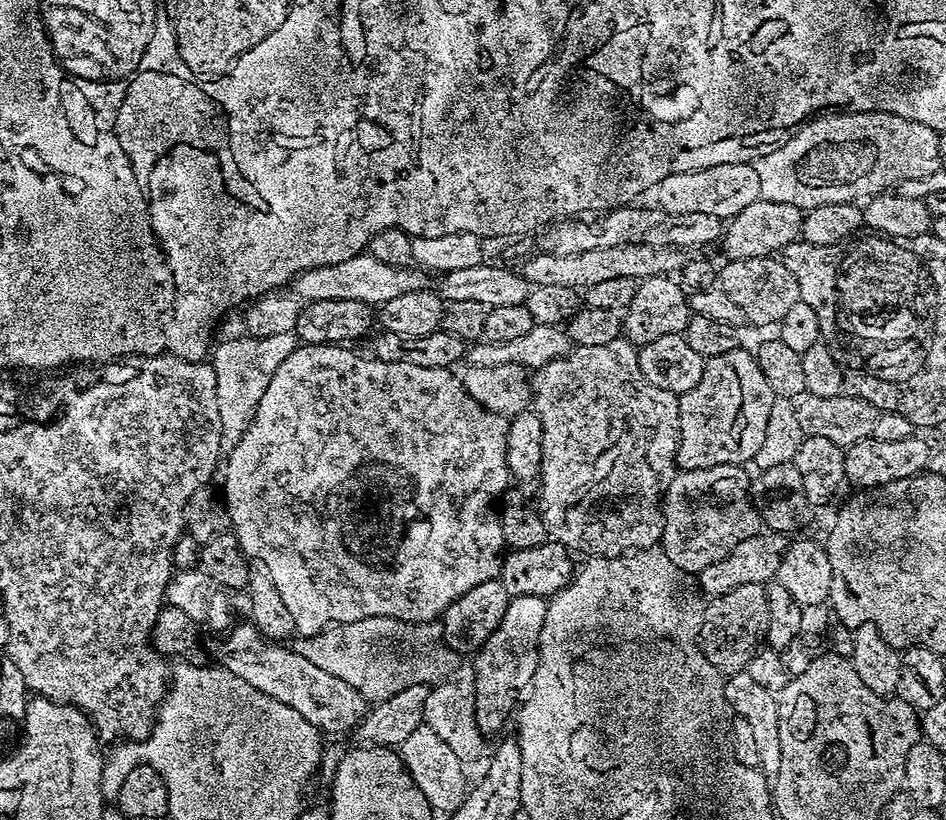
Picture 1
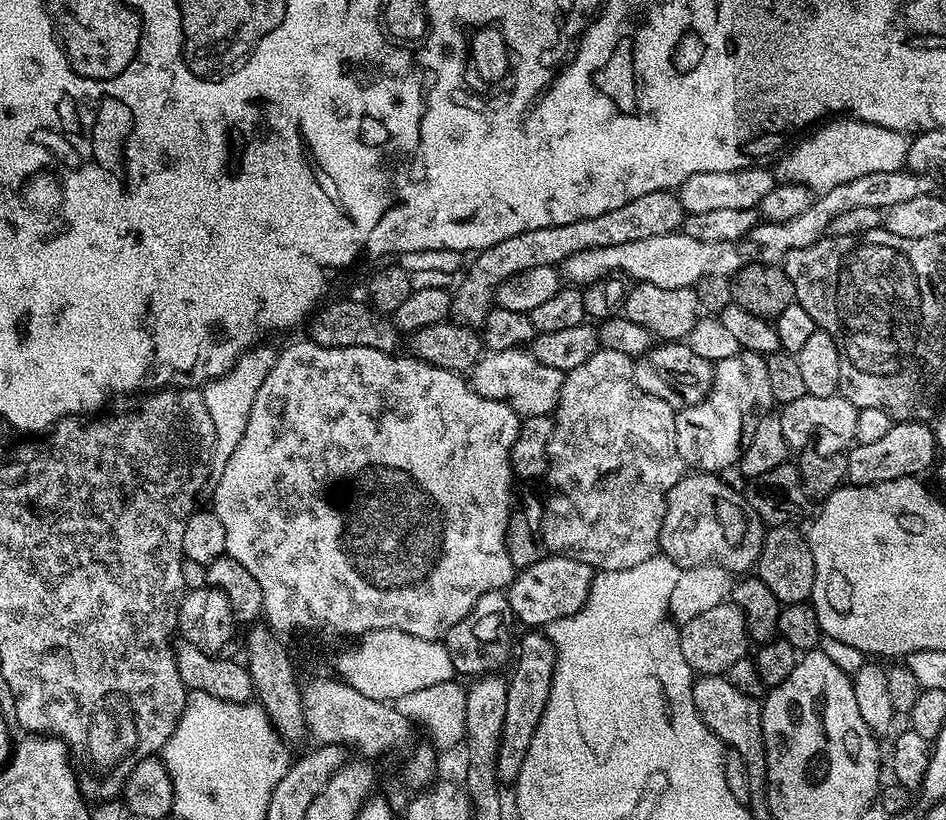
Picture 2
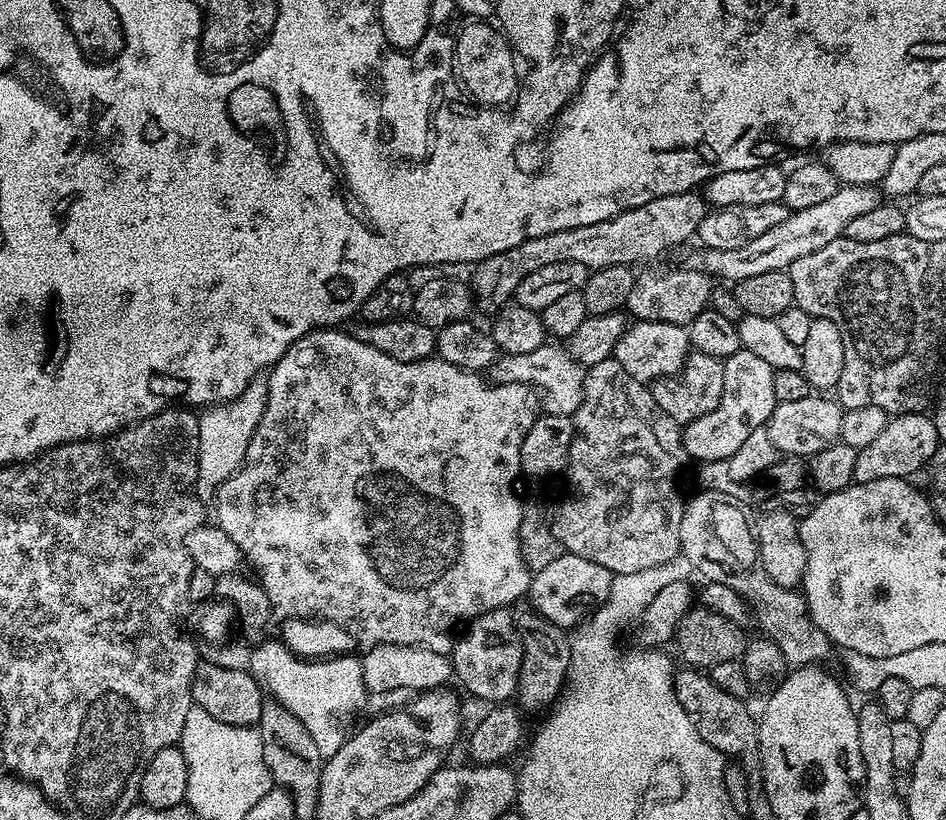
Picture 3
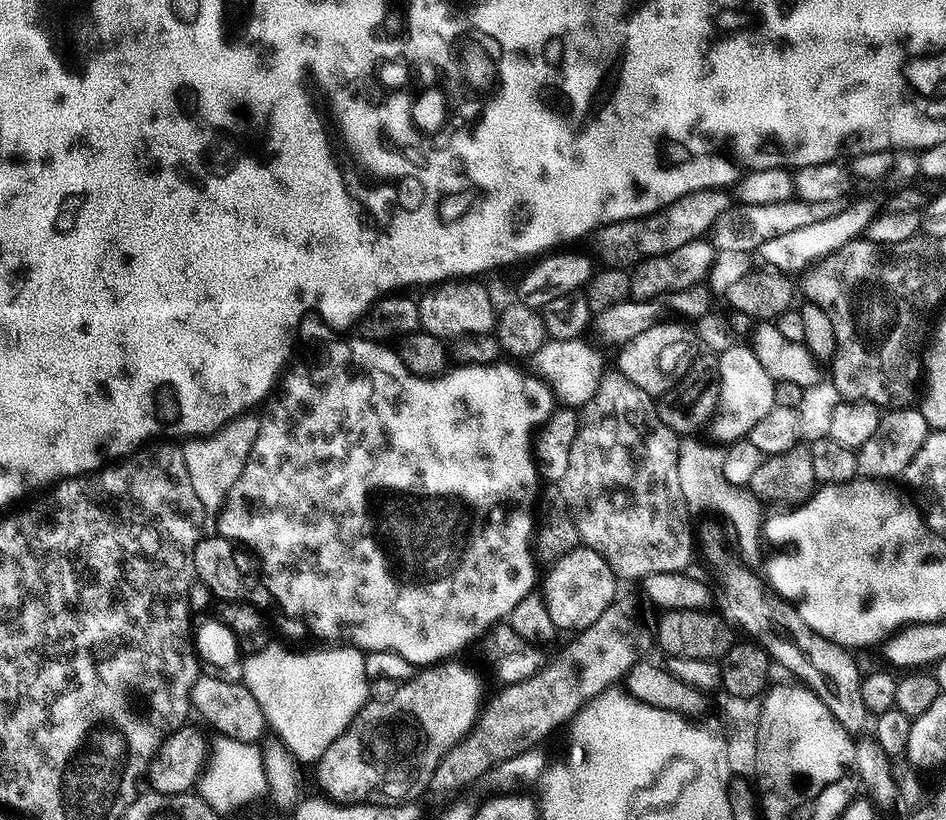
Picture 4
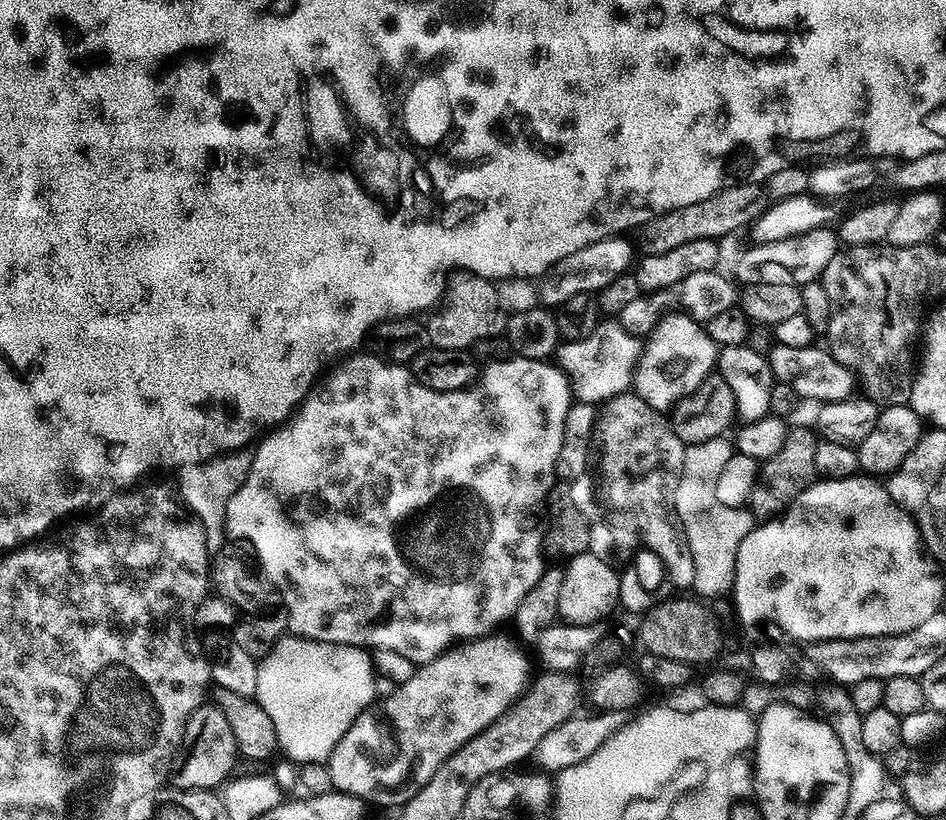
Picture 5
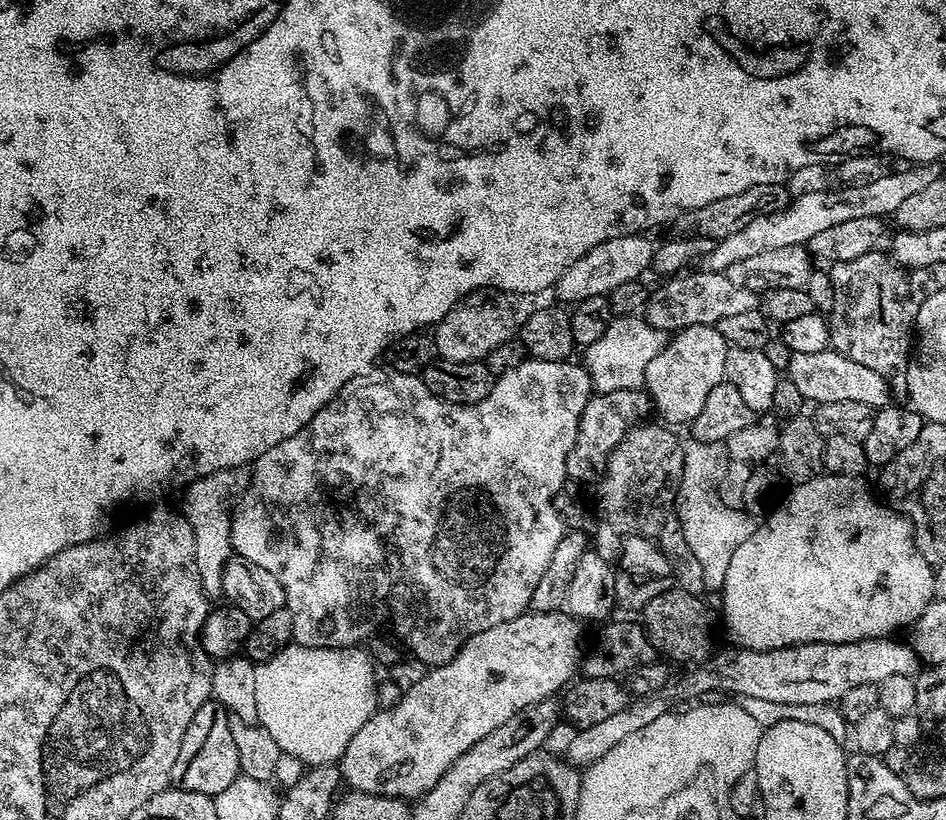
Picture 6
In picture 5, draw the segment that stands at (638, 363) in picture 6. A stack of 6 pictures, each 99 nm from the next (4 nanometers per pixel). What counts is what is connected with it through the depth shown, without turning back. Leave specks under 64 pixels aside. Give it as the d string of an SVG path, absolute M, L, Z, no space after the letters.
M604 318L586 338L561 343L554 353L554 360L560 371L568 377L568 383L572 386L573 397L582 404L600 406L605 400L614 398L632 388L632 375L636 372L636 361L640 358L641 347L641 341L626 331L620 325L619 319Z

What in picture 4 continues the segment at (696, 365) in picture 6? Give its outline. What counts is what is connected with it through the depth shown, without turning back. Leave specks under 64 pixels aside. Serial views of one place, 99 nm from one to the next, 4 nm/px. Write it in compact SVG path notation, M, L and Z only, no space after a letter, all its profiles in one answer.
M661 322L650 326L650 330L638 334L638 338L630 338L630 342L619 345L617 351L620 353L616 356L615 367L626 378L630 378L630 382L634 382L638 390L646 390L646 394L653 398L659 398L670 391L688 373L698 355L695 331L689 325L687 328L684 325L687 323L684 322L668 323Z

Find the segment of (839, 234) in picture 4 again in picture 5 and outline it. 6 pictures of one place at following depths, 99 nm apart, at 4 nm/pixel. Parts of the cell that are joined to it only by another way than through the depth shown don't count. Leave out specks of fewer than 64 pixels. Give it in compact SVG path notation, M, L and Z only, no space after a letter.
M831 227L815 228L790 238L782 238L782 242L753 243L736 260L735 279L741 285L757 284L758 282L786 282L803 286L819 281L823 277L830 258L838 251L838 236Z

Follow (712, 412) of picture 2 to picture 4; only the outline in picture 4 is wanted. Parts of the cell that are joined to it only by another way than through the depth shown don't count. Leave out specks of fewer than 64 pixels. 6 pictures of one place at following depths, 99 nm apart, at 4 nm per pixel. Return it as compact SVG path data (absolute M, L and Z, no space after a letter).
M737 342L730 350L719 353L720 357L720 401L716 415L710 421L711 439L717 445L729 446L747 437L758 421L766 418L770 410L776 407L774 390L776 381L766 374L762 362L754 358L754 350L747 343Z

